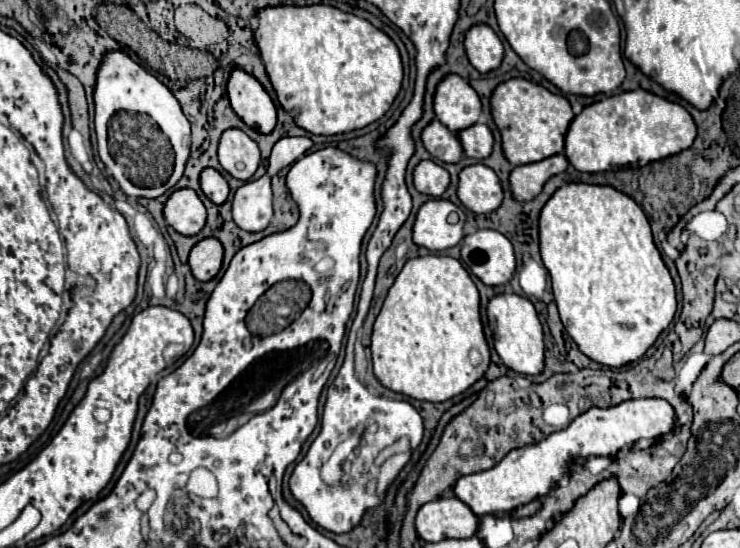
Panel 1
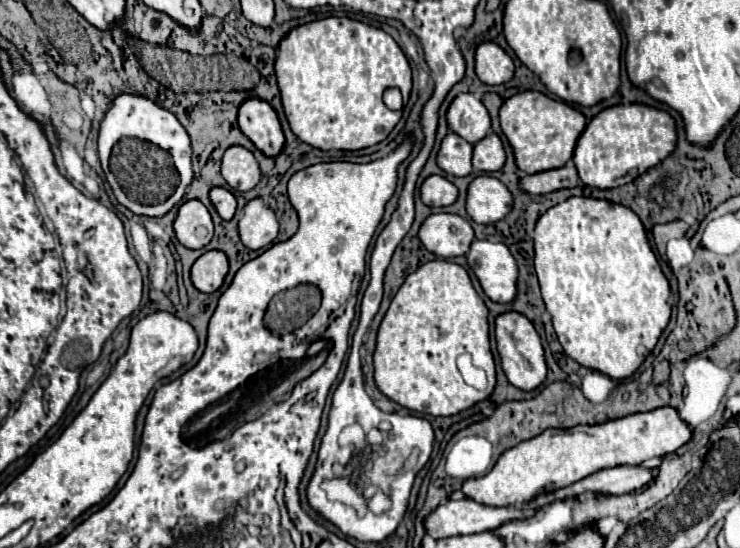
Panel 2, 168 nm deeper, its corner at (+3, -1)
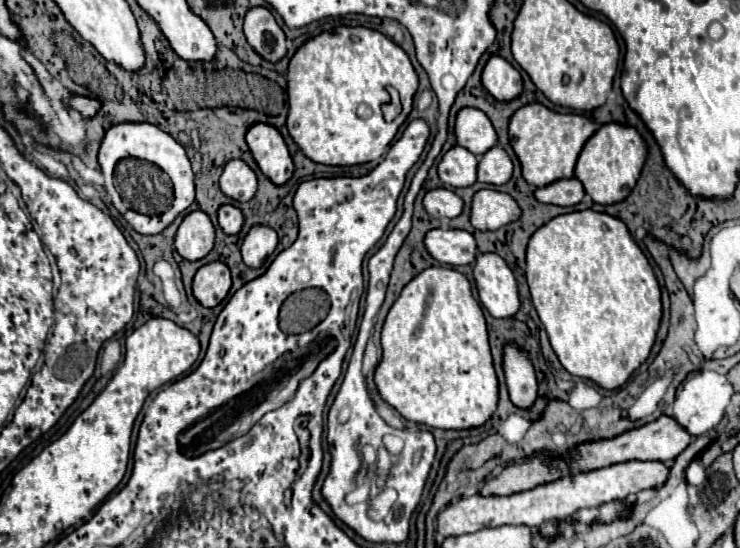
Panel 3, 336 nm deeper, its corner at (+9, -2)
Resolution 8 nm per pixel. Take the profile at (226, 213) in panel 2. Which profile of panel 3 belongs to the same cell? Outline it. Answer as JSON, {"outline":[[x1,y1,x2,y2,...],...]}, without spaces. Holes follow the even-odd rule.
{"outline":[[220,206,218,210,218,222,226,234,240,234,244,226,244,214,234,206]]}

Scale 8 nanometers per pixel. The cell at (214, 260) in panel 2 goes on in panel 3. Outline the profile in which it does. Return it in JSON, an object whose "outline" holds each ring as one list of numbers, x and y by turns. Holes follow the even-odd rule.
{"outline":[[210,262,202,266,192,282,196,300,206,308,218,306,228,296,230,288,232,288,232,276,224,262]]}

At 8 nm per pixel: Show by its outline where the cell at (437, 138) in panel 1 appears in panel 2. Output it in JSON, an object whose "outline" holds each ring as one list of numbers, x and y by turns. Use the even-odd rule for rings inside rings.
{"outline":[[448,133,442,143,440,143,440,151,436,155,438,167,450,175,456,177,466,177,472,171,472,145,468,141,464,141,460,135,456,133]]}

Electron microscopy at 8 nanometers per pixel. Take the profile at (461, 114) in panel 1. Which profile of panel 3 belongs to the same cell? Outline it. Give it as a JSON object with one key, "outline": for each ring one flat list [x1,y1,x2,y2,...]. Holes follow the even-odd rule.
{"outline":[[462,108,456,116,454,130,458,144,476,156,482,156,484,152,488,152,488,148,494,148,498,144,492,122,482,110,476,108]]}

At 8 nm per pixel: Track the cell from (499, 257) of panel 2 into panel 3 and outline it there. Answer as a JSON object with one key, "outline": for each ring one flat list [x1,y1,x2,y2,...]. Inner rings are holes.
{"outline":[[478,254,474,280,482,306,494,318,512,318,518,312,520,298,516,278,498,254]]}

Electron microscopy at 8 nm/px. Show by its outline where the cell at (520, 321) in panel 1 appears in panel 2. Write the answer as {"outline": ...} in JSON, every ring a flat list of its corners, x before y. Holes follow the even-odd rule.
{"outline":[[506,311,496,317,496,349,500,355,502,369,512,385,524,391,536,389,546,379,546,361,544,361,544,349,540,335,536,333,532,321,518,313,518,311]]}

